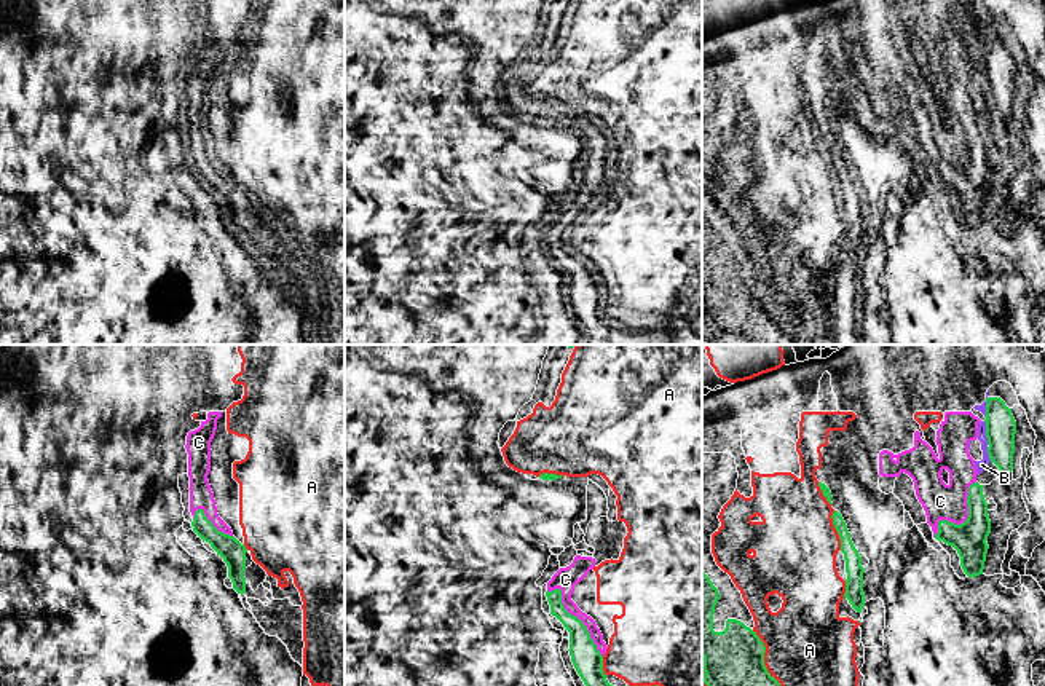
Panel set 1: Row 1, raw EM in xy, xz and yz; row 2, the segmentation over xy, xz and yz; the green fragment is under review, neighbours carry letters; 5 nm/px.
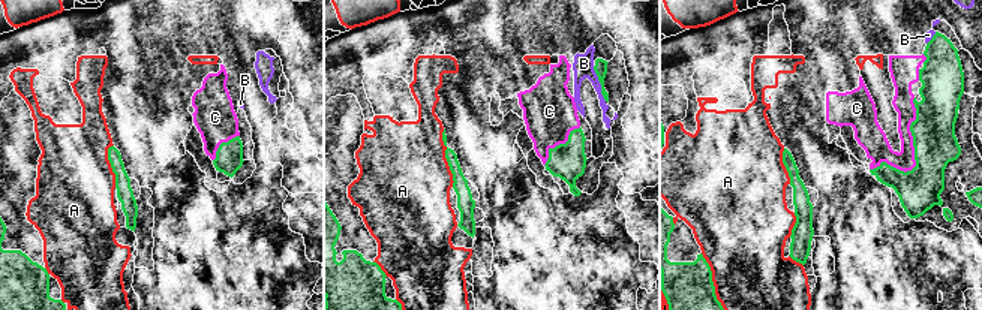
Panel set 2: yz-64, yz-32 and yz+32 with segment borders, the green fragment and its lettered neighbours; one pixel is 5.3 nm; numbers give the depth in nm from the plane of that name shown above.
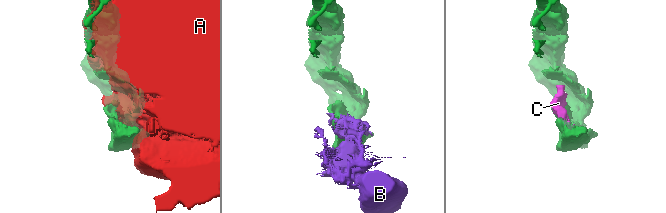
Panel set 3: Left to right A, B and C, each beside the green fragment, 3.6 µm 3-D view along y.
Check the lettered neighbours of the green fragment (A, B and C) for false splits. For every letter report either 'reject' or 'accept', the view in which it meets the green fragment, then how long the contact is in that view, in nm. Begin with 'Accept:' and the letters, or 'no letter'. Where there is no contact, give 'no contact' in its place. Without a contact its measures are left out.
Accept: C
A: reject; contact in yz; length 320 nm
B: reject; contact in yz; length 120 nm
C: accept; contact in xz; length 440 nm

